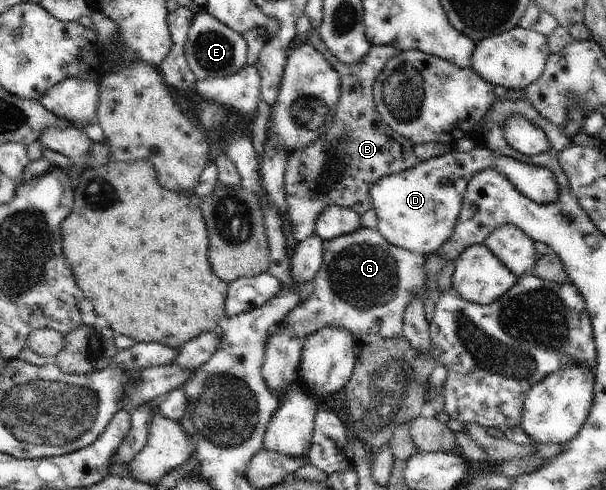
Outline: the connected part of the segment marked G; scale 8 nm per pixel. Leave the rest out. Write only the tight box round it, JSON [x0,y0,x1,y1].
[281,226,427,341]

